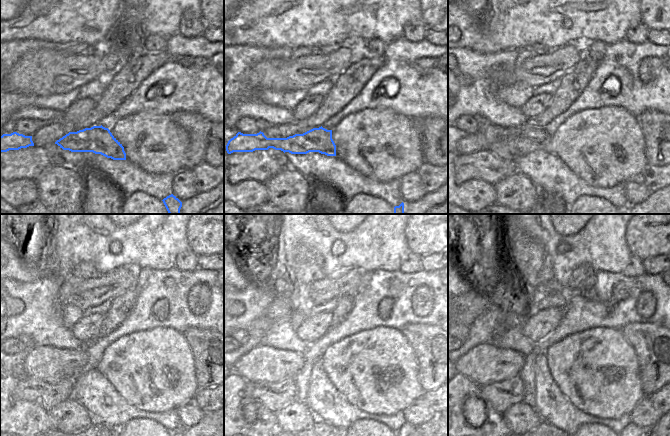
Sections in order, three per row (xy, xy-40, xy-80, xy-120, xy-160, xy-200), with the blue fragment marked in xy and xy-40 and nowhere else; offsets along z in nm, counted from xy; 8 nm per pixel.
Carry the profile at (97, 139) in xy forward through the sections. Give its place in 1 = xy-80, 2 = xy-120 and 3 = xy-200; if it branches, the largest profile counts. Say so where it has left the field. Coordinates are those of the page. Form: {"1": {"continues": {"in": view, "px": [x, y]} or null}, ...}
{"1": {"continues": {"in": "xy-80", "px": [518, 140]}}, "2": {"continues": {"in": "xy-120", "px": [46, 363]}}, "3": {"continues": {"in": "xy-200", "px": [484, 364]}}}

